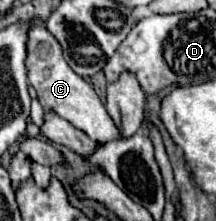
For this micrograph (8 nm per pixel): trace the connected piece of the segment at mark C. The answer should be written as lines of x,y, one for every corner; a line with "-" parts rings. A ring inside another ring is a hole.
45,26
31,28
31,32
29,32
27,70
29,70
29,82
37,90
39,102
45,108
45,112
55,112
57,116
69,120
77,130
85,132
93,142
99,142
101,146
121,138
115,122
107,114
107,110
105,110
101,98
95,94
93,86
71,70
71,66
65,62
65,58
61,54
61,44

